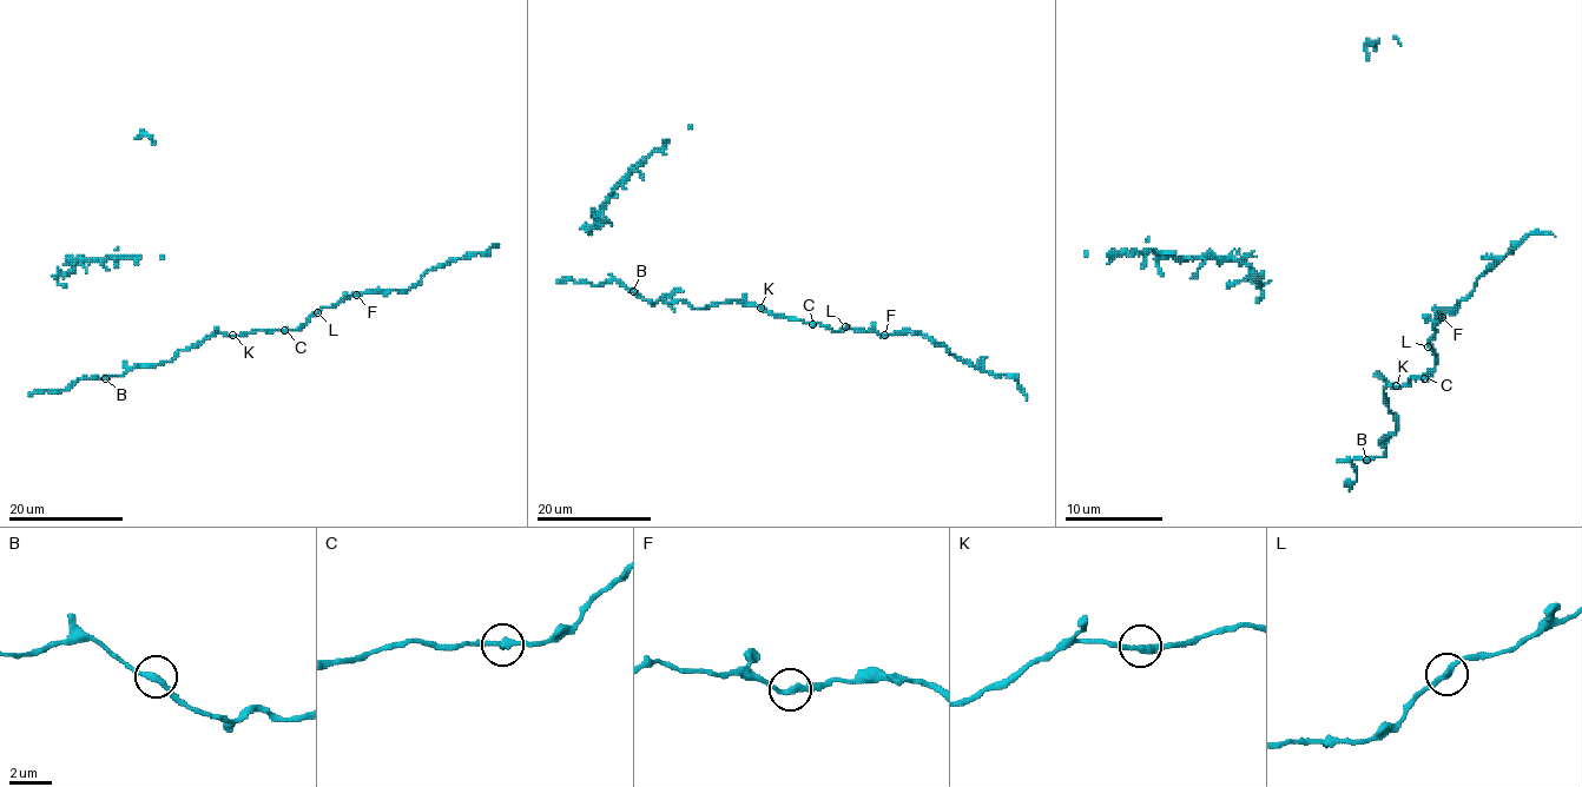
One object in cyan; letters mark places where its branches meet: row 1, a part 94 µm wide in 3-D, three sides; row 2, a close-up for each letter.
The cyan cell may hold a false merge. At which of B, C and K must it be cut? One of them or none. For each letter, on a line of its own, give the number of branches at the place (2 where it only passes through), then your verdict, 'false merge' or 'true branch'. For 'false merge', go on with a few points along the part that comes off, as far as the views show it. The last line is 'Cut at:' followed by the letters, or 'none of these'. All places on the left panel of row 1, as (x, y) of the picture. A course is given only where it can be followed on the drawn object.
B: 2 branches meet; true branch
C: 2 branches meet; true branch
K: 2 branches meet; true branch
Cut at: none of these

